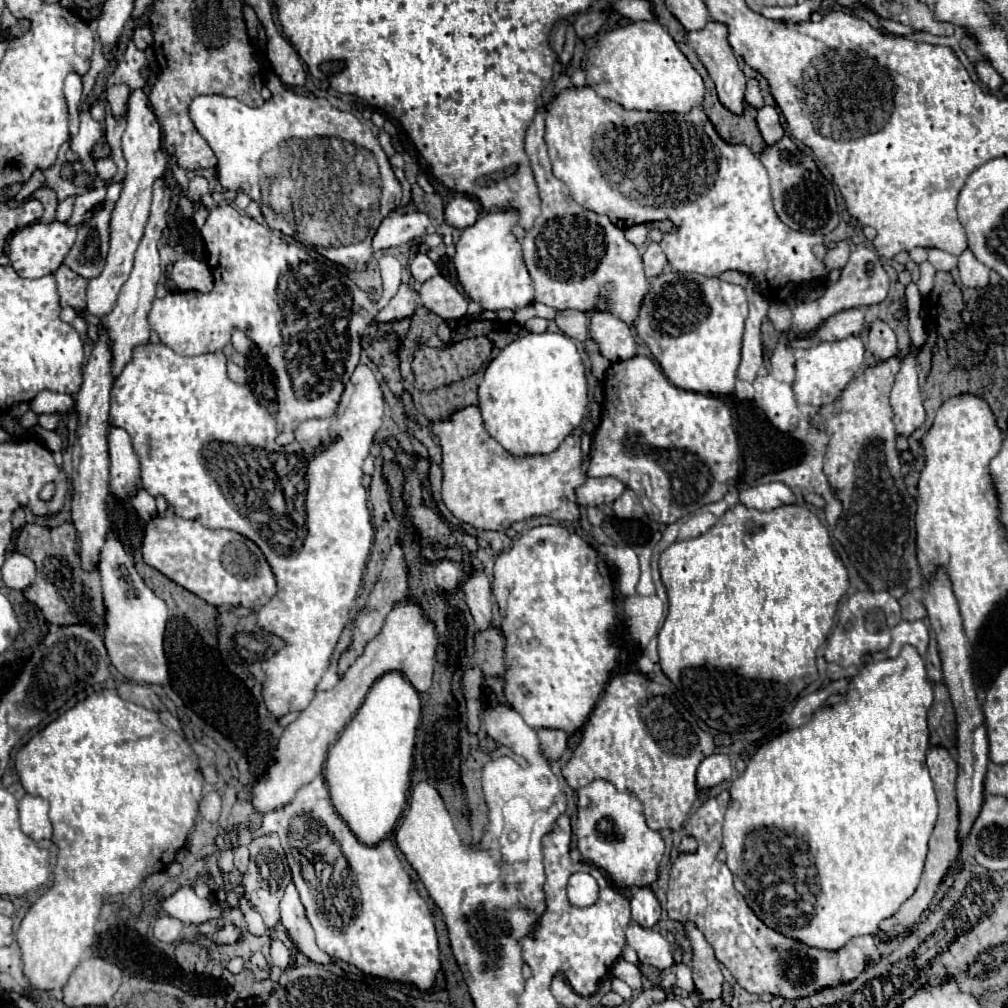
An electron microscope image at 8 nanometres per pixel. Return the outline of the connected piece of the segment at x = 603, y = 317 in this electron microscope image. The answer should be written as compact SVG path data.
M594 310L590 318L590 338L600 346L600 354L610 362L628 360L636 354L632 328L610 312Z

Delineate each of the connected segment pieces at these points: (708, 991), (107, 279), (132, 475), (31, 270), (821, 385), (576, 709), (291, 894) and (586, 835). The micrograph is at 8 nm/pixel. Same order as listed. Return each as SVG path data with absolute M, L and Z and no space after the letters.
M682 922L686 936L692 942L692 950L694 950L694 986L700 992L700 1000L716 1000L720 998L720 990L722 990L722 972L718 966L718 960L714 956L712 946L706 942L704 934L696 928L694 922Z
M142 88L134 90L126 102L126 130L122 136L122 150L128 164L128 172L122 184L120 198L112 212L112 220L110 220L110 252L108 252L104 270L96 278L90 278L86 288L86 304L88 304L86 308L90 314L100 318L112 312L118 292L130 276L130 270L134 264L134 252L140 244L144 226L148 222L148 212L152 202L152 184L166 170L166 154L162 148L161 128L156 122L154 112L148 108L148 96Z
M110 428L110 488L114 496L132 496L140 486L138 458L132 450L130 436L122 428Z
M50 222L50 224L30 224L18 232L12 234L10 238L10 262L12 268L22 276L22 278L42 278L46 274L54 274L58 266L62 264L64 256L72 248L76 240L76 230L78 226L68 226L62 222Z
M854 336L840 342L820 342L816 346L810 346L808 350L796 350L794 356L796 356L796 380L792 388L796 394L796 402L814 406L818 410L826 404L832 404L848 386L848 382L854 378L854 374L864 362L864 344L858 336Z
M560 524L532 528L524 532L510 550L498 556L492 588L500 604L502 632L506 636L508 672L504 676L504 694L510 706L536 730L578 730L594 710L594 704L610 678L610 670L616 668L618 660L618 650L608 642L608 628L614 624L614 604L610 600L612 588L604 586L604 576L598 570L598 552L576 532L570 532Z
M288 884L284 898L280 900L280 914L282 914L282 924L288 930L294 946L304 956L308 956L312 962L318 962L318 964L330 964L332 962L330 956L316 946L314 930L308 922L306 910L300 902L300 896L298 896L298 890L294 884Z
M594 780L576 792L578 820L576 842L582 858L604 870L616 886L646 886L658 876L664 840L650 830L642 816L642 804L628 792L618 792L606 780Z

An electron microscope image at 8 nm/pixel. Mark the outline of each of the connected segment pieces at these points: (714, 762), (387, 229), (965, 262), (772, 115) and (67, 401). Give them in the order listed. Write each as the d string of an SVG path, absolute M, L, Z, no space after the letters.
M712 754L702 760L698 766L696 782L698 786L718 786L724 780L730 780L732 764L726 754Z
M392 212L382 220L380 228L376 230L372 246L374 250L384 250L384 248L406 244L426 234L428 226L430 226L430 220L422 212L406 212L406 214Z
M964 250L960 254L958 270L960 270L960 280L964 286L968 286L968 288L986 288L988 286L990 268L986 268L982 262L978 262L970 250Z
M774 106L758 108L756 122L758 122L758 130L766 144L774 144L776 140L780 140L784 136L784 128L780 124L780 114Z
M44 390L30 402L30 410L36 414L62 414L62 416L66 416L66 414L72 414L76 410L76 406L74 406L74 398L68 394Z

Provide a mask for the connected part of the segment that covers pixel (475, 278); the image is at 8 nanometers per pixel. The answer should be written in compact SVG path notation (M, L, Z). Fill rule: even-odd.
M480 212L480 218L474 226L462 230L460 242L456 246L454 268L458 274L458 282L470 300L478 302L482 310L516 310L532 304L534 288L526 264L522 260L522 250L512 234L512 226L516 224L516 212Z

